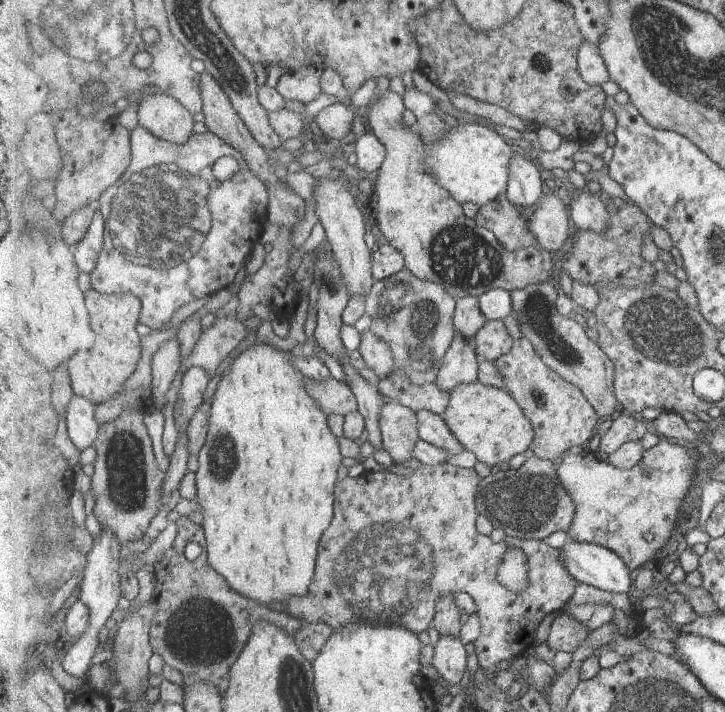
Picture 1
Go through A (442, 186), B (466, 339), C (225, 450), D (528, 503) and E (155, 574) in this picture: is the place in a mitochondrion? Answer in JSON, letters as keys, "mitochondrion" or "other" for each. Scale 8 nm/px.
{"A":"other","B":"other","C":"mitochondrion","D":"mitochondrion","E":"other"}

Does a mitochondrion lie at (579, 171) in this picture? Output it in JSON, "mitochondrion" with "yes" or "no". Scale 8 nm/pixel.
{"mitochondrion":"no"}

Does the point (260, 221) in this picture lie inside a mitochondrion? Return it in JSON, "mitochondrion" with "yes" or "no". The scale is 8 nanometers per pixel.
{"mitochondrion":"no"}

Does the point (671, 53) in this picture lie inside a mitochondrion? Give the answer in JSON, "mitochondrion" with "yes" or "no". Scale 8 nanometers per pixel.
{"mitochondrion":"yes"}

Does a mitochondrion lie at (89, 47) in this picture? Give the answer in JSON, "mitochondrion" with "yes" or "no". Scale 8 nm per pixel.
{"mitochondrion":"yes"}

